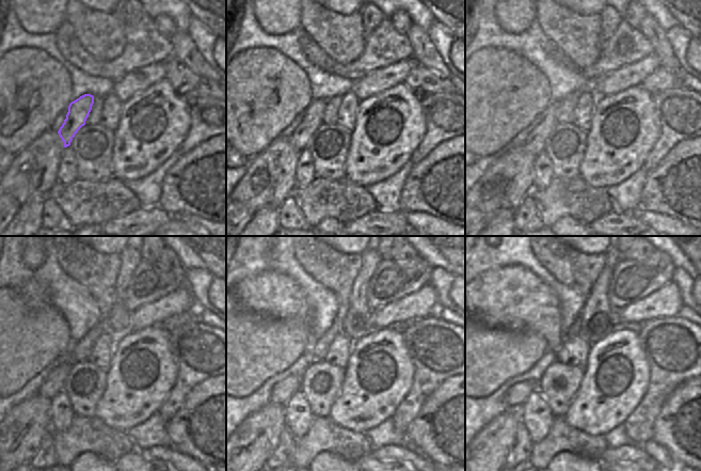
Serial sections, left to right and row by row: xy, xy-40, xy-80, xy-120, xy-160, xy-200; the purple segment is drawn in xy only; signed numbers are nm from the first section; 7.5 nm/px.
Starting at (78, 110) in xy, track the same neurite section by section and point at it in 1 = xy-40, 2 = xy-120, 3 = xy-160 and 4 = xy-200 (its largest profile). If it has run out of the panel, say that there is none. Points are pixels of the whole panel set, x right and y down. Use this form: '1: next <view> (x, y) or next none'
1: next xy-40 (313, 115)
2: next xy-120 (53, 383)
3: next xy-160 (283, 391)
4: next xy-200 (516, 395)

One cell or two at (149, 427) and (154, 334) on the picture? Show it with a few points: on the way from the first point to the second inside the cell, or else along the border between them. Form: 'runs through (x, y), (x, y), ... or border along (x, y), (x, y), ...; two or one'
border along (157, 411), (143, 422), (128, 429); two

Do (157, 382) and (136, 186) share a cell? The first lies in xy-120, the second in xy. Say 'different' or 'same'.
different

